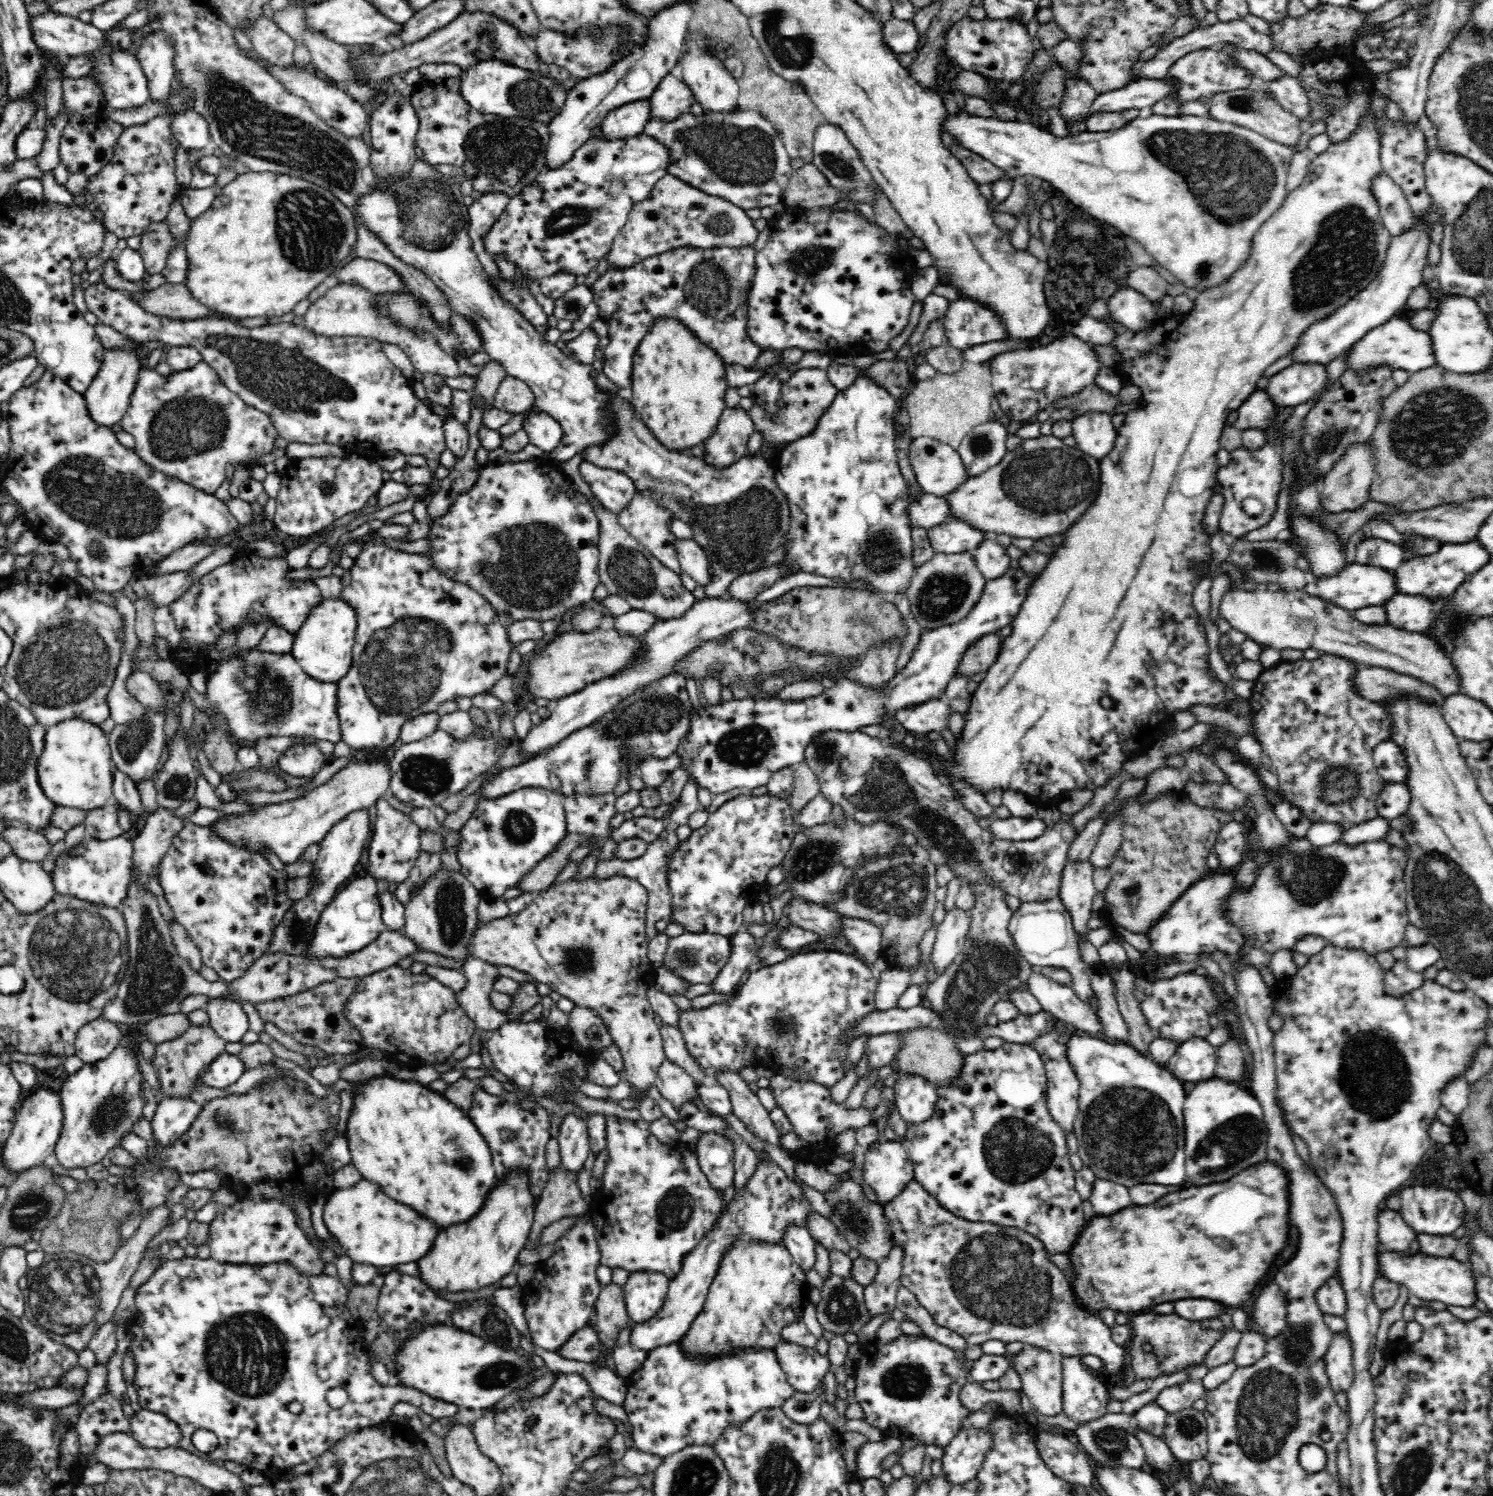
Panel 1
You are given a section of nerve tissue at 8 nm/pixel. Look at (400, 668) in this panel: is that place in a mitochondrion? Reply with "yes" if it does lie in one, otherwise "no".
yes

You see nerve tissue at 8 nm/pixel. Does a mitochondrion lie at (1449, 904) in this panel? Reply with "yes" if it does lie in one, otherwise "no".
yes

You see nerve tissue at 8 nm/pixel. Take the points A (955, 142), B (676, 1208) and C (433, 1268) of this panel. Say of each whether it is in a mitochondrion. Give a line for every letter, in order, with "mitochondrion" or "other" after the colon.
A: other
B: mitochondrion
C: other

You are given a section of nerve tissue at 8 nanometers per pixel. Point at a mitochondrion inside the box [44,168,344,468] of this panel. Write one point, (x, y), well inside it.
(187, 425)

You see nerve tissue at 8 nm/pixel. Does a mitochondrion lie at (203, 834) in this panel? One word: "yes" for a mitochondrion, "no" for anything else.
no

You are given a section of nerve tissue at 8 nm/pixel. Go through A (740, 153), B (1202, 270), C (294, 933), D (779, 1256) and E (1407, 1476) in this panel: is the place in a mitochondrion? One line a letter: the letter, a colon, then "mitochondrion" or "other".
A: mitochondrion
B: mitochondrion
C: mitochondrion
D: other
E: mitochondrion

